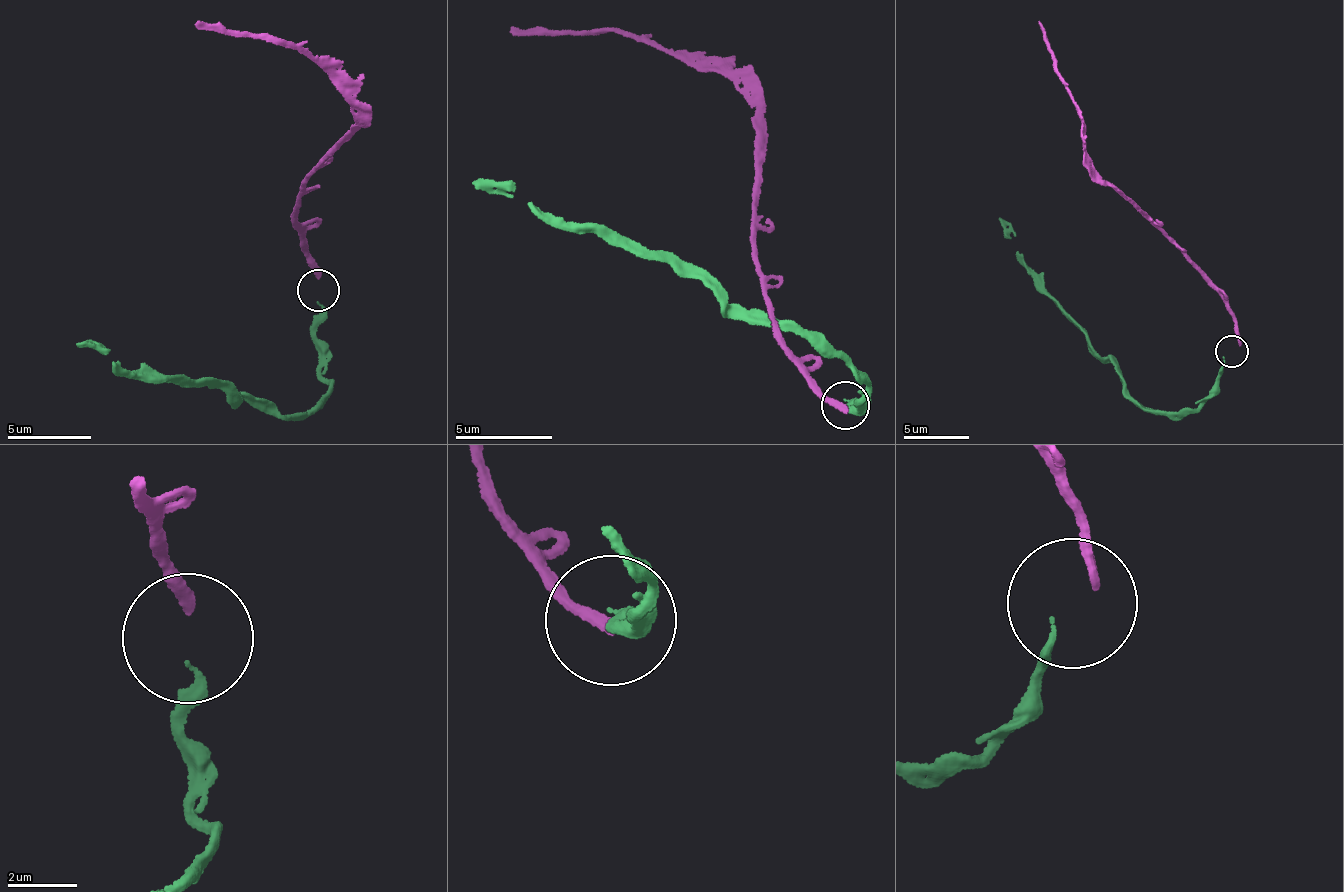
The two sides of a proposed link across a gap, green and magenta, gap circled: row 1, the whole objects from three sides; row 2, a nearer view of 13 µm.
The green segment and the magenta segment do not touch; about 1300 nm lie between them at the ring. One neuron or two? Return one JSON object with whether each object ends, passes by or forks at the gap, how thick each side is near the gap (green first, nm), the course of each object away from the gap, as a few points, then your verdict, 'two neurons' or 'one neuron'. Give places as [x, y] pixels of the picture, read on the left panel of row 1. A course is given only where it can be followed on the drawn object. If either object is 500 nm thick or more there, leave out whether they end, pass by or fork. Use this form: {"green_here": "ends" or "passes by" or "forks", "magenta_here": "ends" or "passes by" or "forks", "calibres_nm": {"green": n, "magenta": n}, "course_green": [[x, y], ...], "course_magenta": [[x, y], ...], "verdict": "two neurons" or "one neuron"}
{"green_here": "ends", "magenta_here": "ends", "calibres_nm": {"green": 140, "magenta": 280}, "course_green": [[316, 300], [314, 338], [332, 377], [314, 407], [290, 418], [205, 384], [140, 380], [102, 350], [75, 343]], "course_magenta": [[319, 281], [306, 232], [294, 218], [312, 166], [357, 117], [346, 84], [289, 47], [224, 35], [196, 19]], "verdict": "two neurons"}

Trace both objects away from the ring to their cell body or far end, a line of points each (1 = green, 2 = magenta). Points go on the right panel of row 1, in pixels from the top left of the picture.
1: (1224, 355), (1222, 375), (1193, 408), (1158, 411), (1139, 403), (1124, 388), (1121, 370), (1040, 288), (998, 216)
2: (1238, 347), (1228, 301), (1212, 279), (1099, 174), (1083, 137), (1075, 101), (1060, 80), (1039, 19)

